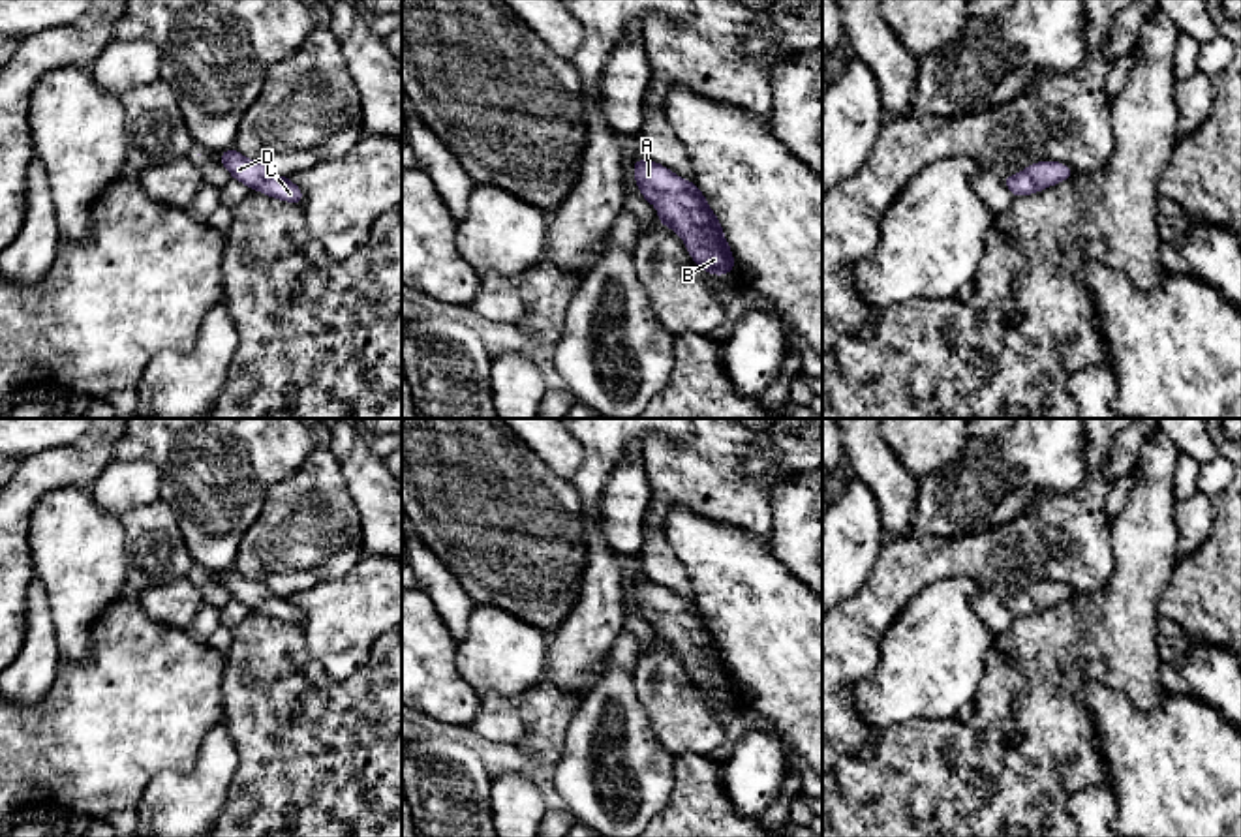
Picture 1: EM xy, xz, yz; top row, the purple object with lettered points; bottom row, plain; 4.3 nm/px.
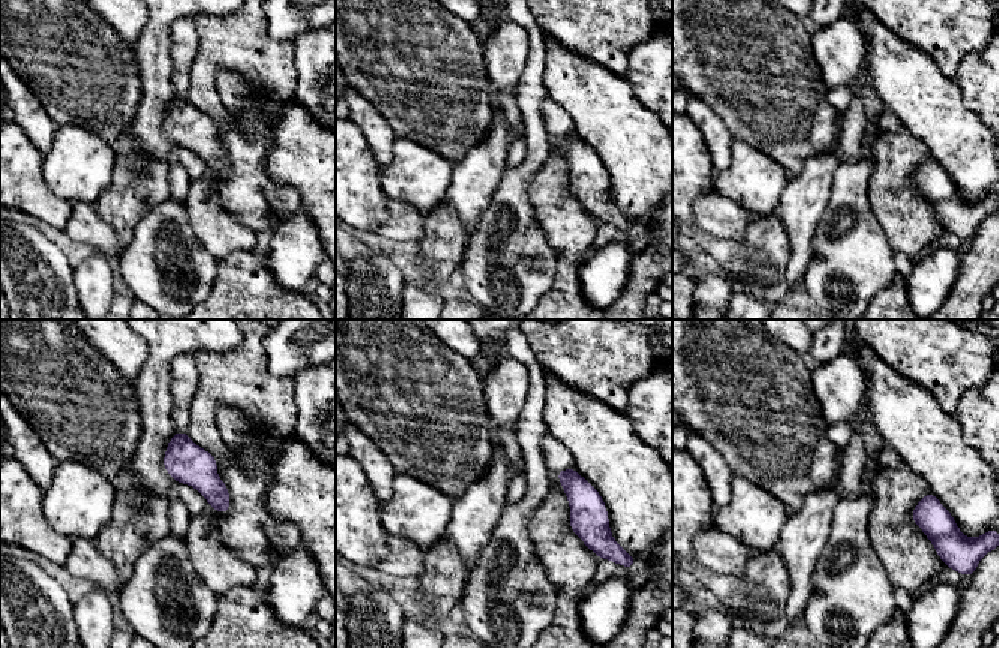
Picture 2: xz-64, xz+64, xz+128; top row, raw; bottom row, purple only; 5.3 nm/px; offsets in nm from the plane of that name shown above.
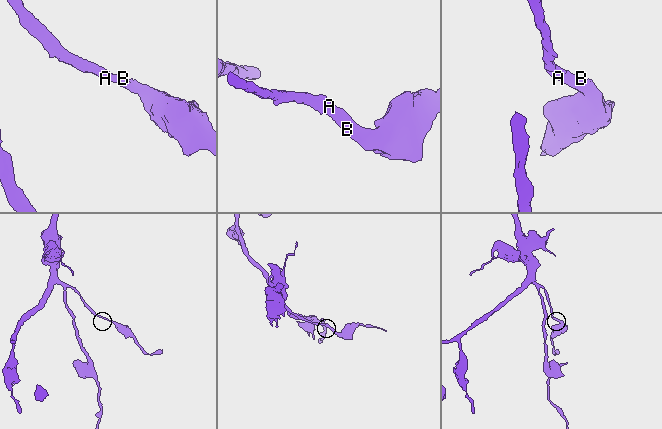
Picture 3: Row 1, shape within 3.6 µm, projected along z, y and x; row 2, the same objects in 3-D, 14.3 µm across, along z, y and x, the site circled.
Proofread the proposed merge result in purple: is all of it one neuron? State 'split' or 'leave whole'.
leave whole

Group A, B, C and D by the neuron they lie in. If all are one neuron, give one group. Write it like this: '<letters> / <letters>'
A B C D

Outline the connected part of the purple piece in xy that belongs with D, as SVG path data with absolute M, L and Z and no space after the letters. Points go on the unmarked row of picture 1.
M237 569L218 574L222 586L231 593L231 599L246 604L252 612L261 612L268 617L300 625L302 610L289 597L274 595L265 584L244 578Z

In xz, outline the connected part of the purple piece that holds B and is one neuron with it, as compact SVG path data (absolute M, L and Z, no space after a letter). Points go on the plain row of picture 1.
M648 578L633 587L642 617L657 629L659 644L680 655L695 685L713 696L734 691L723 647L695 602Z

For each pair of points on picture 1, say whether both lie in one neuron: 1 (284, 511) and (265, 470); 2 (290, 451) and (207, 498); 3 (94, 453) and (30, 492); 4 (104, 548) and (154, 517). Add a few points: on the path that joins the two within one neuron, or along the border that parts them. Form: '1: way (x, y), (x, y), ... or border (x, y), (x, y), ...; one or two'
1: border (306, 456), (267, 492), (263, 513), (252, 524); two
2: way (269, 451), (254, 451), (228, 477); one
3: way (79, 464), (55, 468), (45, 477); one
4: border (119, 518), (122, 526), (124, 580); two

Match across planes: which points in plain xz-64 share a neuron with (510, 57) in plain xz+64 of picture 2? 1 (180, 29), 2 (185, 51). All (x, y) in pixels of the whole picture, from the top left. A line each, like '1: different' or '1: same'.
1: same
2: same

